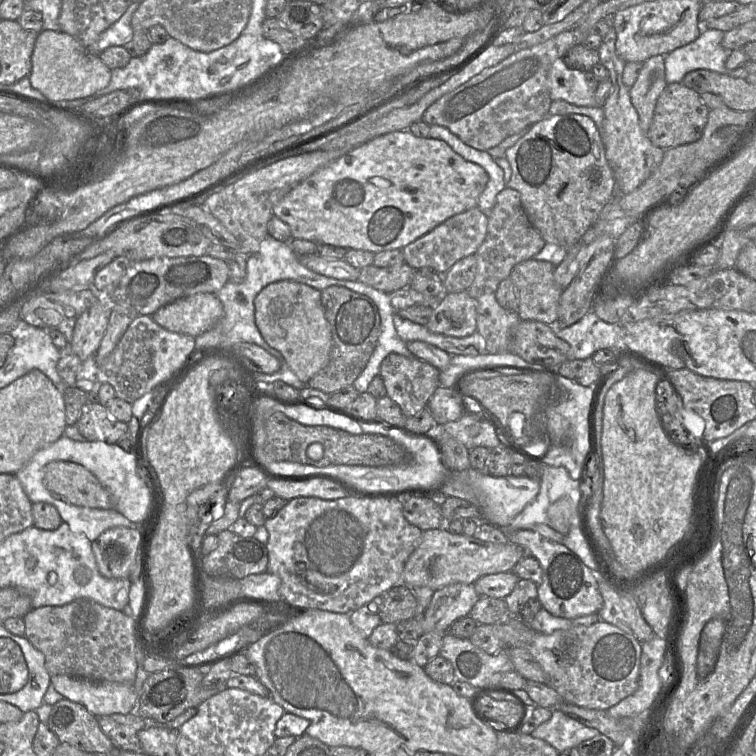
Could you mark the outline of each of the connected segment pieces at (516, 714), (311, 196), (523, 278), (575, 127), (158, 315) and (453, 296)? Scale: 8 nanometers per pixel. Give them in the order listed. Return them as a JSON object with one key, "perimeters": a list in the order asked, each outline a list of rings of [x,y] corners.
{"perimeters":[[[[482,695],[476,702],[477,711],[484,717],[516,729],[522,718],[523,710],[517,703],[507,700],[495,700],[489,695]]],[[[409,129],[392,131],[353,148],[318,169],[276,203],[273,213],[289,225],[292,239],[375,254],[403,249],[448,218],[477,207],[488,179],[480,165],[465,160],[445,141],[417,137]]],[[[528,259],[514,266],[510,273],[519,295],[521,320],[555,325],[563,288],[554,280],[555,266],[547,261]]],[[[566,114],[545,116],[543,119],[533,124],[515,145],[506,150],[505,158],[509,161],[512,170],[512,175],[507,186],[520,193],[522,207],[533,227],[540,233],[545,242],[557,244],[566,249],[580,243],[581,236],[598,219],[603,206],[609,203],[616,189],[614,174],[605,156],[605,147],[601,134],[595,122],[585,115]]],[[[211,292],[179,298],[159,308],[151,317],[161,327],[198,336],[211,329],[223,316],[223,305]]],[[[467,291],[445,292],[425,326],[436,334],[469,336],[477,331],[476,302]]]]}

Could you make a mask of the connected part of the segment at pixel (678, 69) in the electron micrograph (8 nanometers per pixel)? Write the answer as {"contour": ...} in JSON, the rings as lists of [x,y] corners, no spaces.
{"contour":[[[703,29],[698,39],[677,48],[665,57],[665,74],[668,84],[681,83],[684,76],[697,69],[729,74],[734,78],[746,79],[749,73],[744,66],[728,70],[726,60],[732,51],[722,46],[725,32],[716,29]]]}

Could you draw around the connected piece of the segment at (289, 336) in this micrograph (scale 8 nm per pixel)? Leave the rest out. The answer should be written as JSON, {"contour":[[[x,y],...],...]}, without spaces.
{"contour":[[[281,280],[264,287],[254,299],[255,323],[264,340],[284,357],[289,368],[304,383],[330,359],[332,334],[324,314],[321,291],[303,283]]]}

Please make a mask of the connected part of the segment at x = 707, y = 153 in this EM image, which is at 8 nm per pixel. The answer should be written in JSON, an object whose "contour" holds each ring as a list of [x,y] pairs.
{"contour":[[[727,105],[711,109],[700,139],[695,142],[665,150],[661,163],[652,174],[633,192],[620,195],[617,203],[627,216],[638,216],[645,208],[672,192],[685,190],[698,179],[704,169],[720,158],[754,116],[754,111],[738,111]]]}

